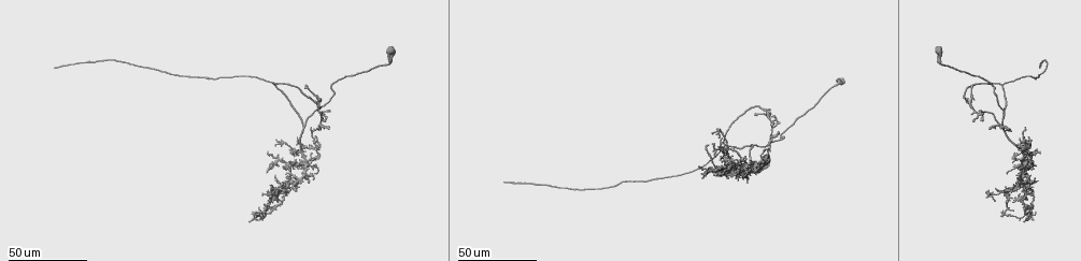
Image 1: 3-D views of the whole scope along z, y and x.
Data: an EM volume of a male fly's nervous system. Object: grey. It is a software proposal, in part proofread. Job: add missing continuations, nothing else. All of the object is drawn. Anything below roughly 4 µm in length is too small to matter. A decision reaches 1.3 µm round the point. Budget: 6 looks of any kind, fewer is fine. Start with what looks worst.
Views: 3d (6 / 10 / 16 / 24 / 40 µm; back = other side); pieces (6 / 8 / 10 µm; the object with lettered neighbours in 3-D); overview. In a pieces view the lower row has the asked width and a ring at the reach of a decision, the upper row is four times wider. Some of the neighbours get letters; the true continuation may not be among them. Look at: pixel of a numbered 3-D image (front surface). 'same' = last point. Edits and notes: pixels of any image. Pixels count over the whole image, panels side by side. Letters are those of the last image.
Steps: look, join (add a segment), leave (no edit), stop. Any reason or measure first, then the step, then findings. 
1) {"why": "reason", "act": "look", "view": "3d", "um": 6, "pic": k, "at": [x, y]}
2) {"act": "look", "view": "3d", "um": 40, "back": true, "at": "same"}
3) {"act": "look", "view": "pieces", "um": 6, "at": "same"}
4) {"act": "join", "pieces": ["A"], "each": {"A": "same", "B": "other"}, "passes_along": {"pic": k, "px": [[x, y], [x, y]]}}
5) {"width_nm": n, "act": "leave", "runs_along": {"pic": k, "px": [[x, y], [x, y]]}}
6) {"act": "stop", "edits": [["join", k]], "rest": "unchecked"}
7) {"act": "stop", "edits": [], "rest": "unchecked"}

{"why": "an open end", "act": "look", "view": "3d", "um": 24, "pic": 1, "at": [504, 183]}

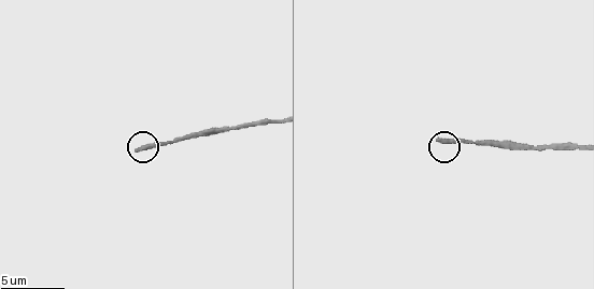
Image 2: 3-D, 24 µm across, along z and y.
{"act": "look", "view": "pieces", "um": 8, "pic": 2, "at": [136, 148]}

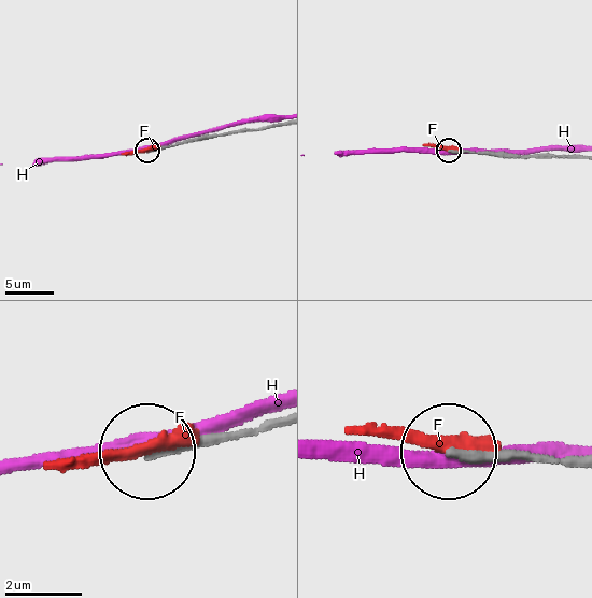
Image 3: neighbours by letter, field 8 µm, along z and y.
{"act": "leave", "each": {"F": "other", "H": "other"}, "runs_along": {"pic": 3, "px": [[279, 123], [206, 134], [146, 151]]}, "found": "none of them fits"}

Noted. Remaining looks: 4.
{"why": "free end", "act": "look", "view": "3d", "um": 40, "pic": 1, "at": [1011, 131]}

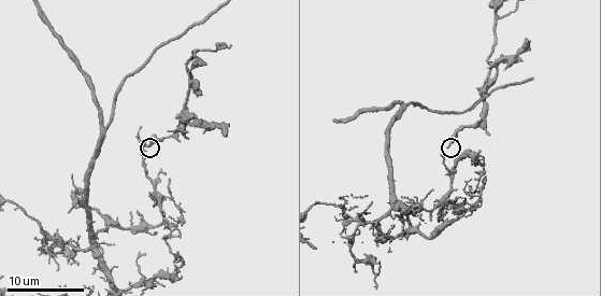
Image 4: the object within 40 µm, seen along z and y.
{"why": "zoom in", "act": "look", "view": "3d", "um": 6, "pic": 4, "at": [446, 147]}

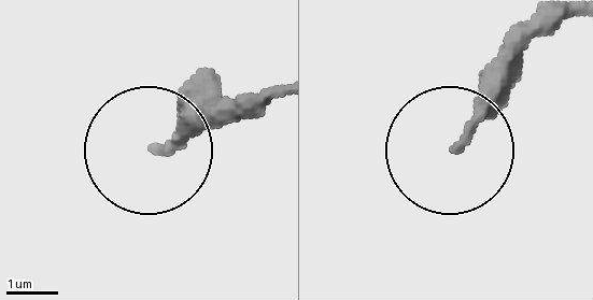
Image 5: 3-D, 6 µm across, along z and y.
{"act": "look", "view": "pieces", "um": 6, "pic": 5, "at": [157, 146]}

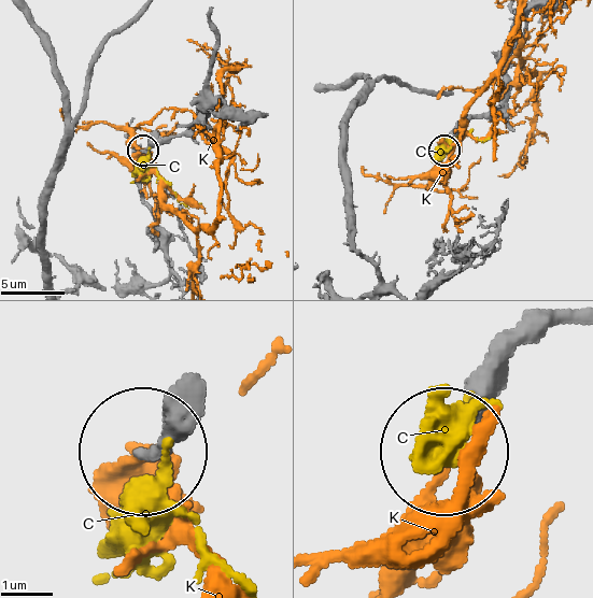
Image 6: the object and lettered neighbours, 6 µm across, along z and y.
{"width_nm": 180, "act": "leave", "each": {"C": "other", "K": "other"}, "runs_along": {"pic": 6, "px": [[198, 410], [146, 449]]}, "found": "no lettered segment goes on from it"}

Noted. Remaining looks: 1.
{"act": "stop", "edits": [], "rest": "unchecked"}

